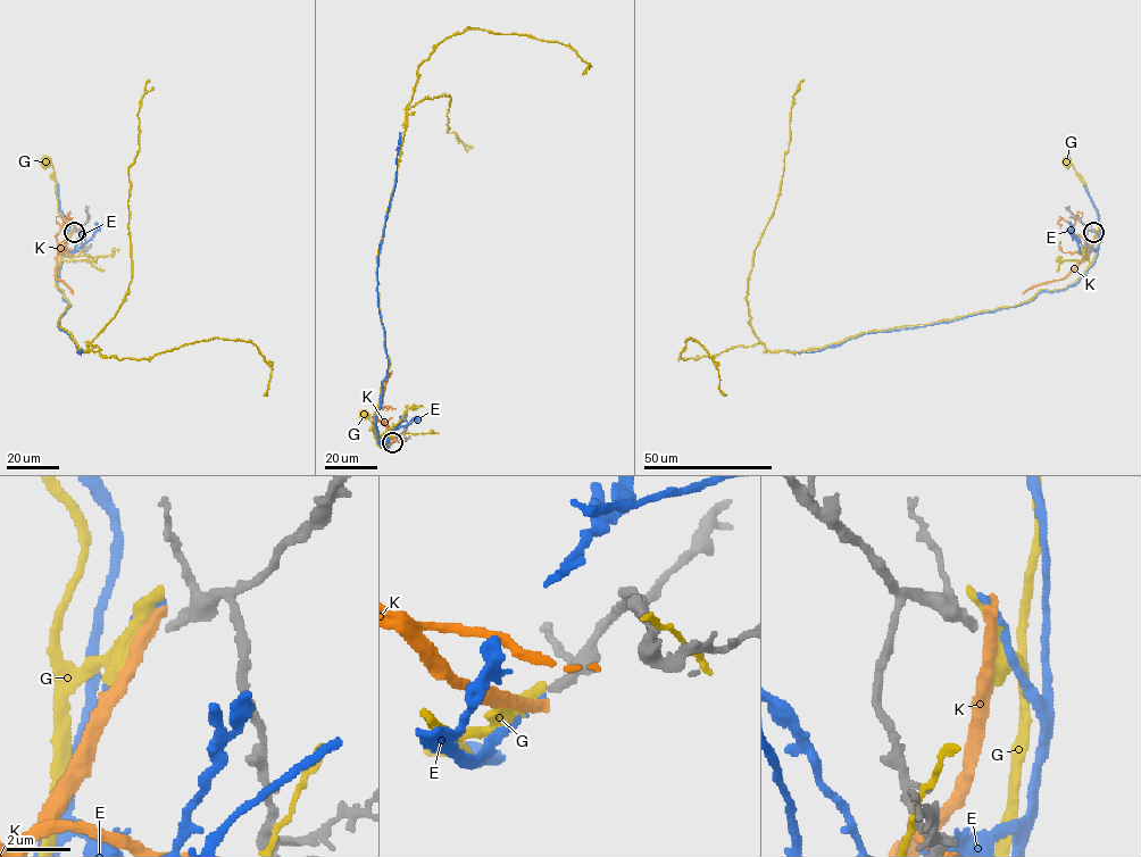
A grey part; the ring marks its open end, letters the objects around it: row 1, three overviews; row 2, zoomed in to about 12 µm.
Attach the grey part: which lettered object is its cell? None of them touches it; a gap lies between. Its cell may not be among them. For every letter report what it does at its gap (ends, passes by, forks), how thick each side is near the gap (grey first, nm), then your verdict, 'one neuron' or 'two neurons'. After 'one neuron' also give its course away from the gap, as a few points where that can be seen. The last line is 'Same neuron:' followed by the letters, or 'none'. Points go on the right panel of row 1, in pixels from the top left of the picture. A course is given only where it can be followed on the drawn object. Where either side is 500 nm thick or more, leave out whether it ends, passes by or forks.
E: it ends there; 360 nm thick on the grey side, 320 nm on the other; one neuron; it runs (1094, 231), (1099, 242), (1094, 263), (1065, 289), (1040, 291), (1015, 307), (869, 332), (815, 351), (784, 350)
G: it ends there; 360 nm thick on the grey side, 360 nm on the other; two neurons
K: it ends there; 360 nm thick on the grey side, 440 nm on the other; two neurons
Same neuron: E

